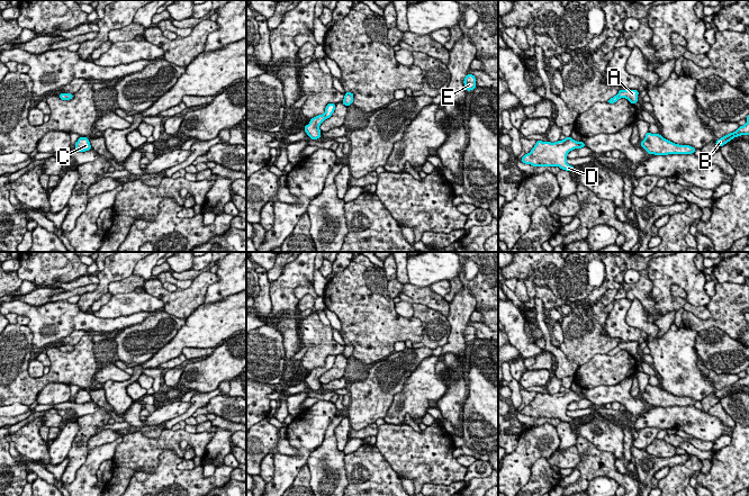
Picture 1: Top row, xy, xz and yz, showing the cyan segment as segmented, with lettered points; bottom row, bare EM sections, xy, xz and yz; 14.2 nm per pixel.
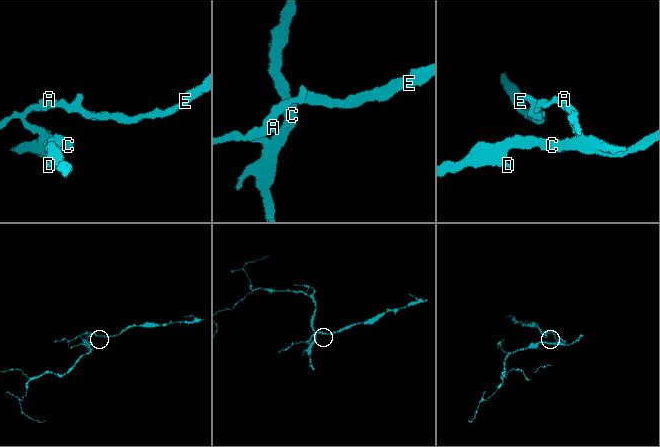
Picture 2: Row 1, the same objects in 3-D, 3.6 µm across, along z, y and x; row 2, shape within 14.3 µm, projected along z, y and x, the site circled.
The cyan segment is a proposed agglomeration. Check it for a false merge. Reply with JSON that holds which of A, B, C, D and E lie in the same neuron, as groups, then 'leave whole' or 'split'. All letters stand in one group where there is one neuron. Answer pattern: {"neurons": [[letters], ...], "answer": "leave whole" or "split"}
{"neurons": [["A", "B", "C", "D", "E"]], "answer": "leave whole"}

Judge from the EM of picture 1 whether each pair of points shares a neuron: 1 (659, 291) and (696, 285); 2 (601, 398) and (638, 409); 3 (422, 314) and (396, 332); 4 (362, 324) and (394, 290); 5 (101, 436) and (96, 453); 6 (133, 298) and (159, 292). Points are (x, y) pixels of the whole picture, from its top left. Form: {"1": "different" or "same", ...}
{"1": "same", "2": "same", "3": "different", "4": "different", "5": "different", "6": "different"}

